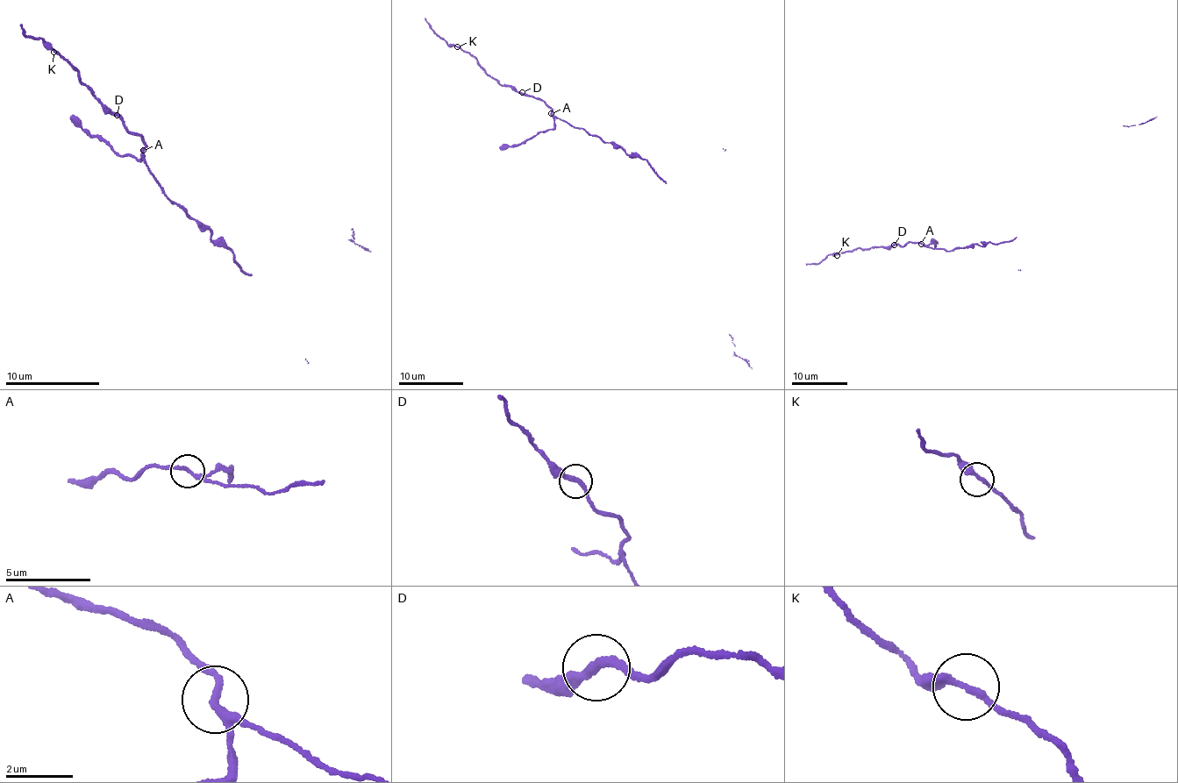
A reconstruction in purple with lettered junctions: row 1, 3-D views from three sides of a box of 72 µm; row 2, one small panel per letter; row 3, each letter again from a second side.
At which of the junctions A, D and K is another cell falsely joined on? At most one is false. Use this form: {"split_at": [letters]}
{"split_at": []}

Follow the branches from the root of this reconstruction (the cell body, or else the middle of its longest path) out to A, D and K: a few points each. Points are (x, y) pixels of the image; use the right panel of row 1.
A: (982, 247), (974, 244), (948, 252), (921, 244)
D: (982, 247), (974, 244), (948, 252), (910, 241), (902, 246), (895, 244)
K: (982, 247), (974, 244), (946, 251), (910, 241), (902, 246), (895, 244), (887, 249), (859, 248), (837, 255)

